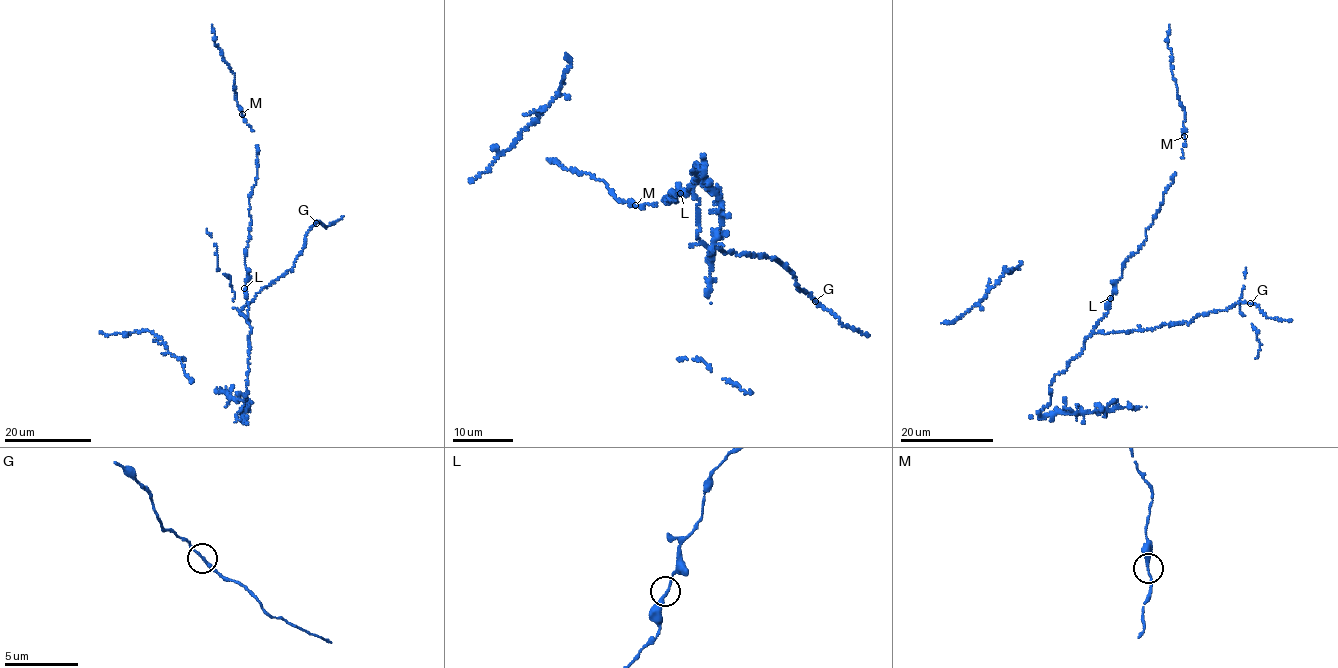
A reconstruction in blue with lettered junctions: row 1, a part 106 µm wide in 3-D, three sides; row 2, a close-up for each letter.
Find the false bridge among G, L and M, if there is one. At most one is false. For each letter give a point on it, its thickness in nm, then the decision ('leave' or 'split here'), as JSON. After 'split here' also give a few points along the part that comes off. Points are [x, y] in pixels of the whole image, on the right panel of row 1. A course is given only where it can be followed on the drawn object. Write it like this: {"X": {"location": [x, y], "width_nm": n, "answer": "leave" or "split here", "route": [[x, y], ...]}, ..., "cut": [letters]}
{"G": {"location": [1250, 303], "width_nm": 200, "answer": "leave"}, "L": {"location": [1110, 298], "width_nm": 220, "answer": "leave"}, "M": {"location": [1184, 136], "width_nm": 240, "answer": "leave"}, "cut": []}

